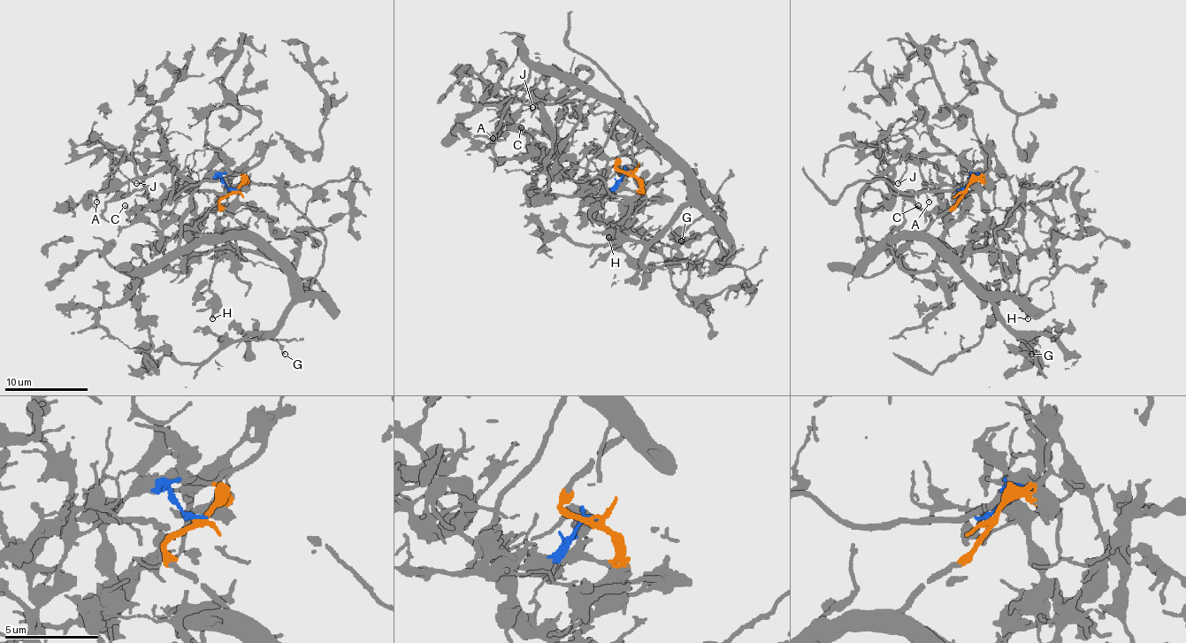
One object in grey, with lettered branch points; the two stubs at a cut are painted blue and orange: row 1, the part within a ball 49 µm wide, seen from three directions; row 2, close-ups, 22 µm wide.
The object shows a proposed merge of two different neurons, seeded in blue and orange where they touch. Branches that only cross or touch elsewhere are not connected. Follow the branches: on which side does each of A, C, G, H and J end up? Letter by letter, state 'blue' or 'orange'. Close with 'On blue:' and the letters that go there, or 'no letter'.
A: blue
C: blue
G: orange
H: orange
J: blue
On blue: A, C, J

